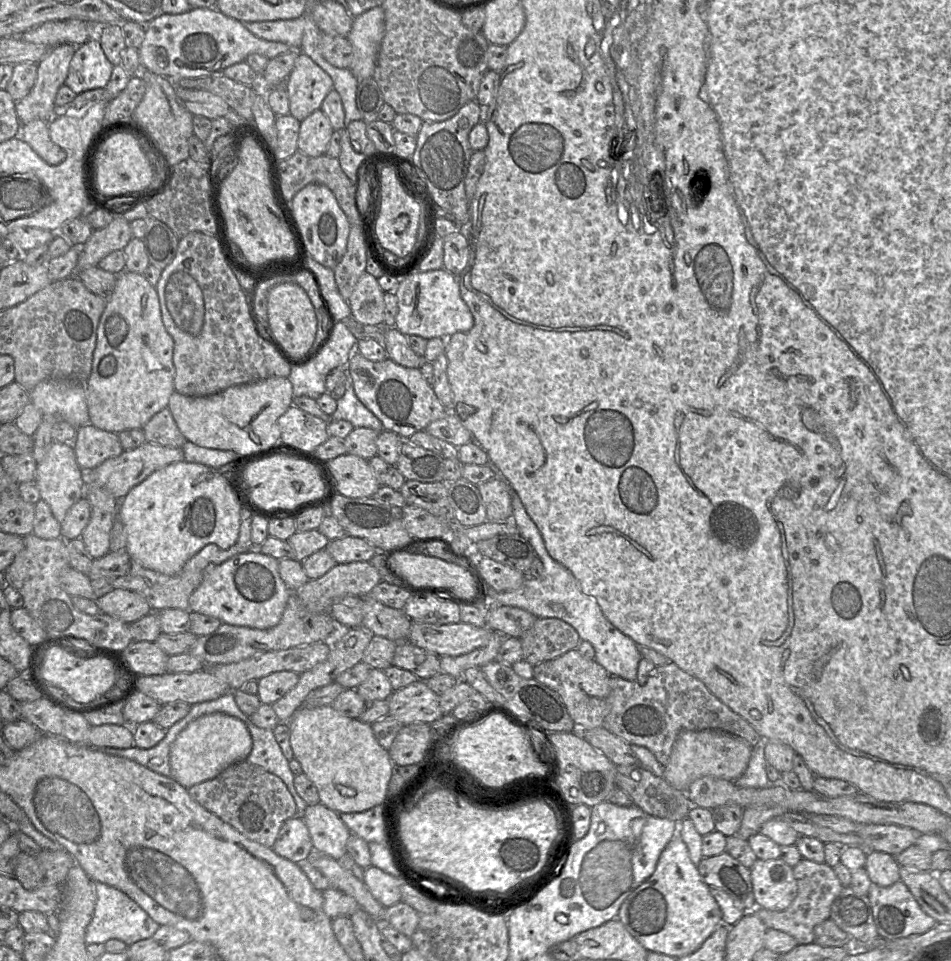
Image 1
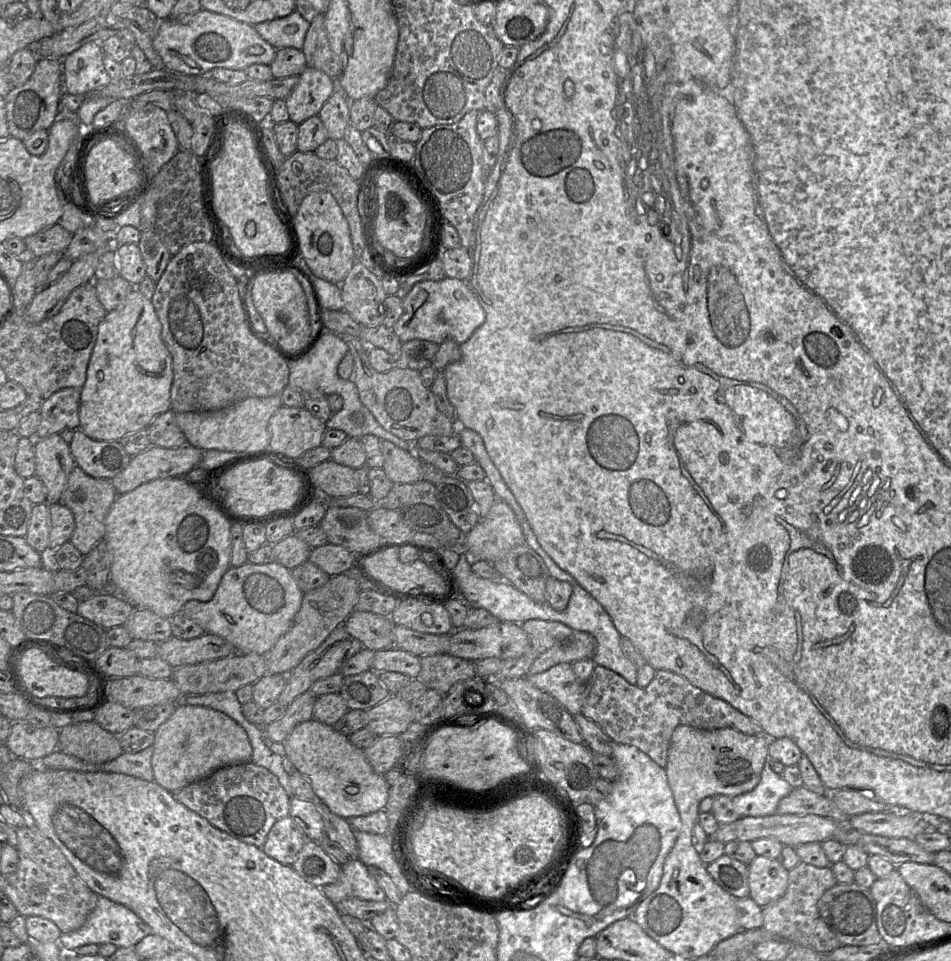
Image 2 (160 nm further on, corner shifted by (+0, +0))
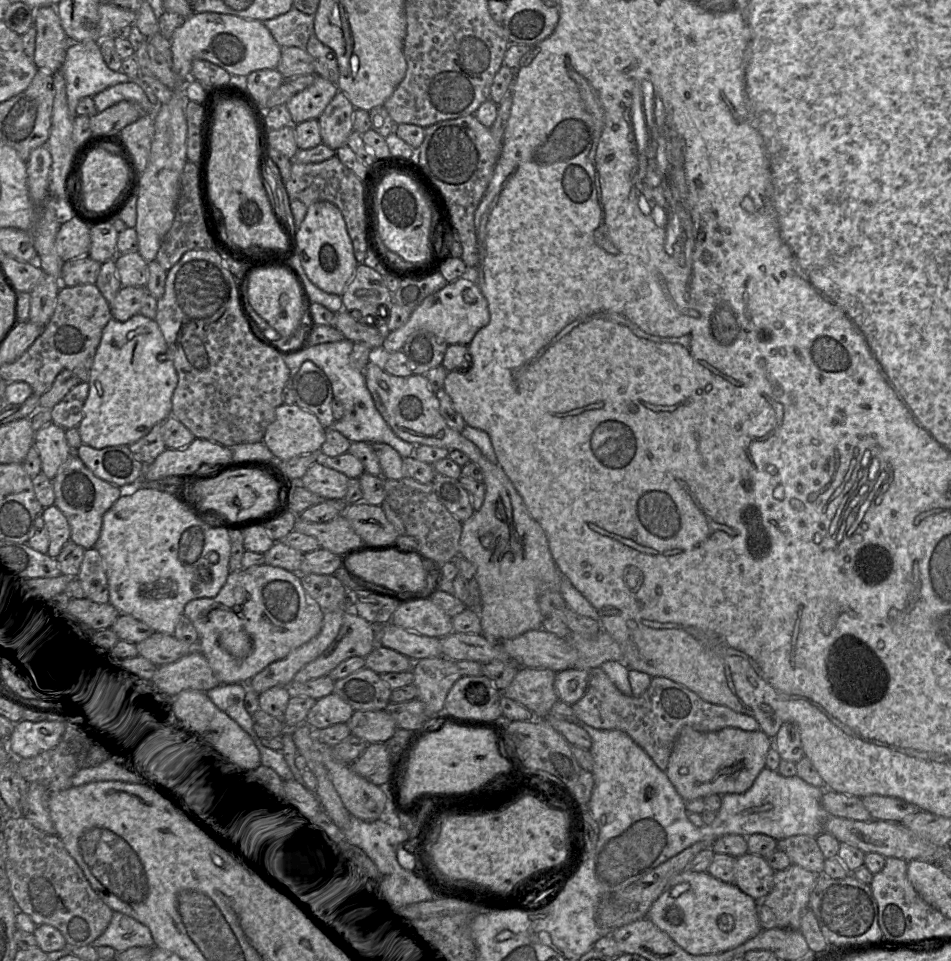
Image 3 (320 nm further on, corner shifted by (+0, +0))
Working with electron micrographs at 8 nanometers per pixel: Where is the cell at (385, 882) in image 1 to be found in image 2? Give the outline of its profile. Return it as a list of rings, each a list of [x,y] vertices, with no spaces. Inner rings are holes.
[[[352,858],[342,866],[338,880],[321,888],[325,896],[334,904],[350,898],[369,901],[385,901],[386,894],[359,859]]]

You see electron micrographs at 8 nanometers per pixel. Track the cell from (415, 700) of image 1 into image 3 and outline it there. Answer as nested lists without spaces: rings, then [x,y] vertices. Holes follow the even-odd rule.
[[[385,710],[354,711],[347,725],[351,735],[368,744],[385,743],[397,730],[395,720]]]

